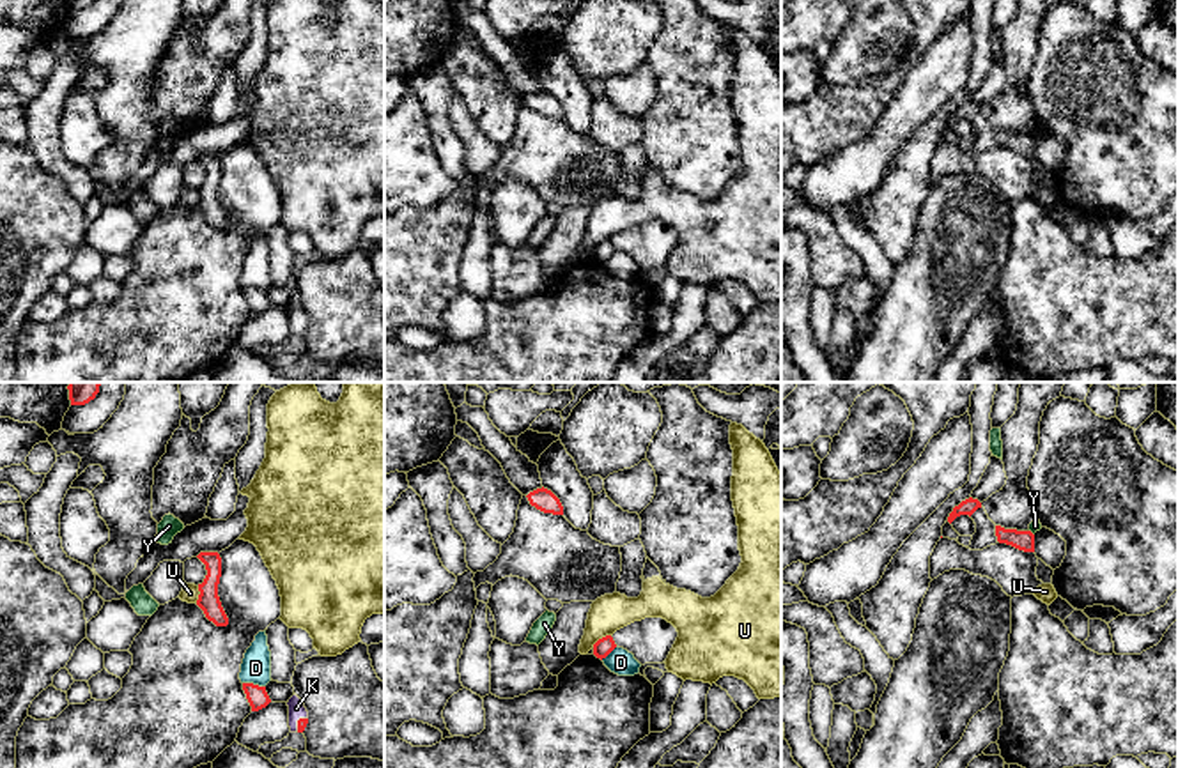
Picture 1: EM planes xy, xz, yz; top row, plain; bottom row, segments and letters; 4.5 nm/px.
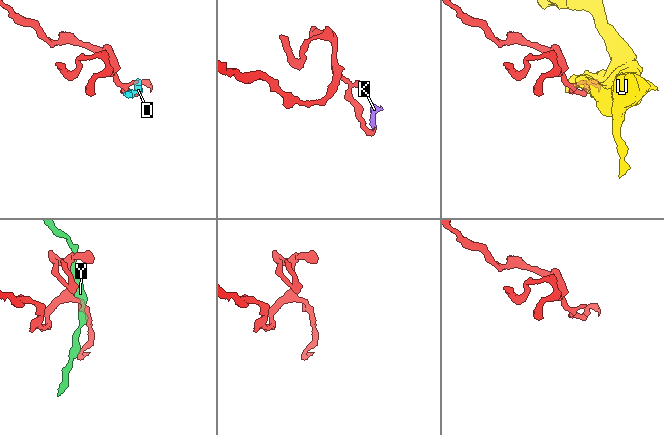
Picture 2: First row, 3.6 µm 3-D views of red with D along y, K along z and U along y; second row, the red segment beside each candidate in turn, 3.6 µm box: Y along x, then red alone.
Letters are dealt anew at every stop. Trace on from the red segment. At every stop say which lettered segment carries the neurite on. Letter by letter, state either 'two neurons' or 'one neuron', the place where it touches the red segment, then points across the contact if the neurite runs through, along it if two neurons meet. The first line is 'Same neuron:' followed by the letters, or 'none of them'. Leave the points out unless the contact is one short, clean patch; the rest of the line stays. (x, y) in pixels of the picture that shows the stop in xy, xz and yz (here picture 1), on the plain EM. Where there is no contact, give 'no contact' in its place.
Same neuron: K
D: two neurons; meets red in xy at (252, 287)
K: one neuron; meets red in xy at (298, 324); runs through xy (302, 326), (298, 324), (296, 312)
U: two neurons; meets red in xz at (603, 241); border along xz (610, 238), (592, 250)
Y: two neurons; meets red in yz at (1031, 137)

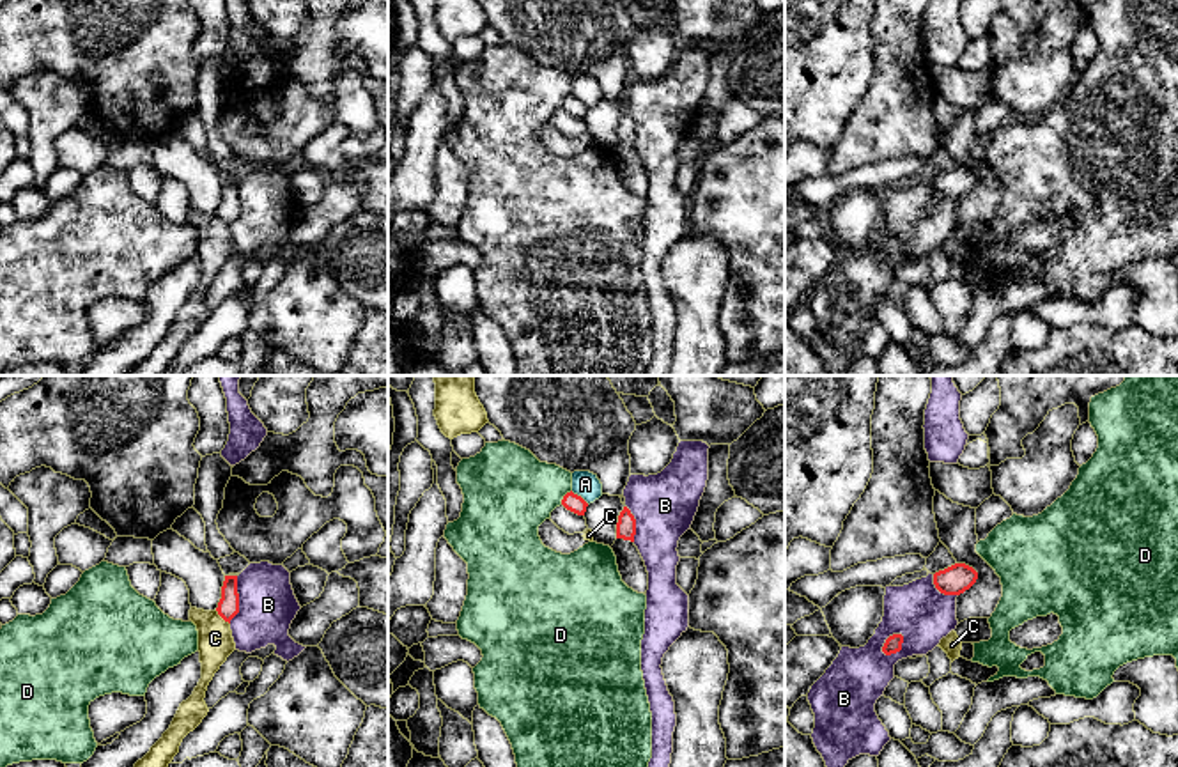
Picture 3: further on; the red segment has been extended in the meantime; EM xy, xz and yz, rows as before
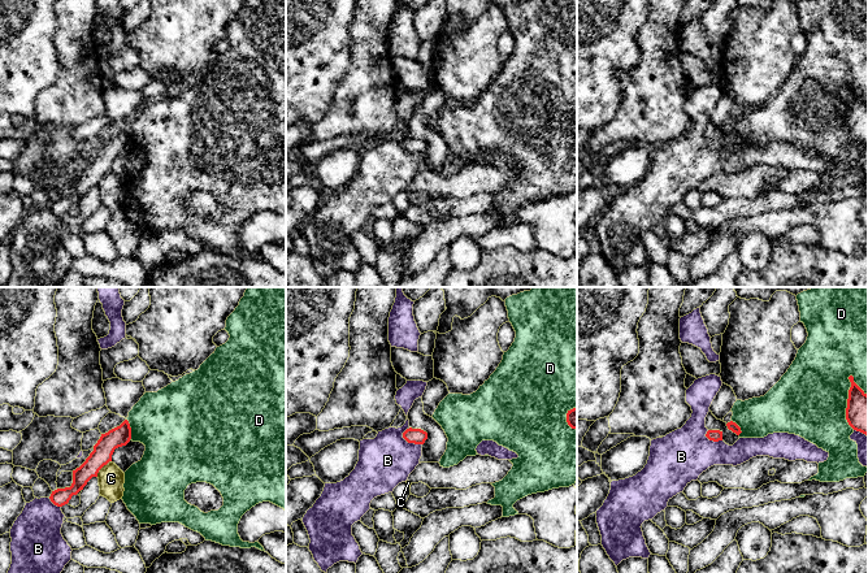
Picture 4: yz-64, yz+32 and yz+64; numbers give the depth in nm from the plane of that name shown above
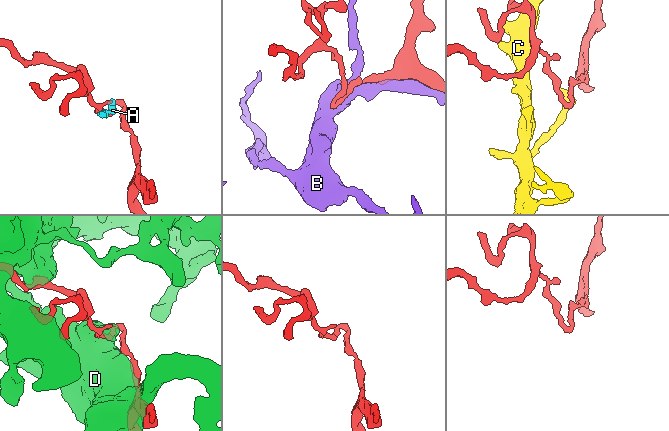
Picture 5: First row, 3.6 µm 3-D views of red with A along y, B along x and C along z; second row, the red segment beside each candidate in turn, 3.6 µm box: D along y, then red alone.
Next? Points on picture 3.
Same neuron: none of them
A: two neurons; meets red in xz at (580, 100)
B: two neurons; meets red in yz at (890, 240)
C: two neurons; meets red in xy at (222, 220); border along xy (215, 213), (229, 227)
D: two neurons; meets red in xz at (564, 100)

